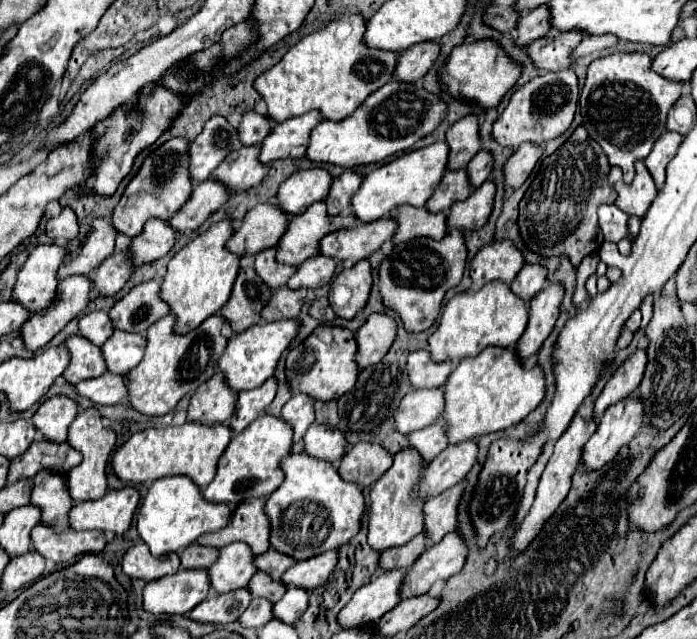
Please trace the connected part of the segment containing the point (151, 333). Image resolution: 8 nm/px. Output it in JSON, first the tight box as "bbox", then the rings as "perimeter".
{"bbox":[125,315,227,417],"perimeter":[[[173,315],[161,317],[147,329],[147,347],[141,363],[133,367],[125,379],[129,405],[147,417],[159,417],[171,413],[183,395],[189,395],[197,385],[205,383],[215,371],[221,353],[225,351],[227,341],[227,323],[221,315],[213,315],[201,323],[193,333],[175,335],[173,333]]]}

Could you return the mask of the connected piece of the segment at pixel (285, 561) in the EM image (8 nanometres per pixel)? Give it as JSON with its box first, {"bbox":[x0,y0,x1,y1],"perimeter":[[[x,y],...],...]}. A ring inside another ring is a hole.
{"bbox":[255,549,295,581],"perimeter":[[[273,549],[265,551],[261,557],[255,559],[255,567],[257,567],[259,571],[265,571],[265,573],[267,573],[269,577],[273,577],[275,581],[277,581],[277,579],[281,577],[281,573],[283,573],[285,569],[289,569],[293,563],[295,563],[293,557],[283,555],[283,553],[277,553],[277,551],[273,551]]]}

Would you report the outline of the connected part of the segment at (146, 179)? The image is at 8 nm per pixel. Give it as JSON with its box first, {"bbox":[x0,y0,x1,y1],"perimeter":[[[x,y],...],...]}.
{"bbox":[111,139,193,237],"perimeter":[[[171,139],[145,159],[139,173],[131,179],[127,185],[121,201],[117,203],[111,225],[129,237],[137,237],[141,233],[147,219],[169,219],[177,209],[189,199],[189,193],[193,191],[193,181],[189,181],[189,143],[185,139]]]}

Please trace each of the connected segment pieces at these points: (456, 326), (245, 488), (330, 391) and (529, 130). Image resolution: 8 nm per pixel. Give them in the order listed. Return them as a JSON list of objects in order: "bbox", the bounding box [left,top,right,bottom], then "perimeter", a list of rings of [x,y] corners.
[{"bbox":[429,281,527,363],"perimeter":[[[493,281],[479,291],[465,291],[455,295],[441,317],[437,331],[429,337],[429,353],[435,363],[459,361],[465,357],[479,355],[485,347],[515,347],[527,327],[527,305],[515,301],[511,289]]]},{"bbox":[201,413,293,507],"perimeter":[[[263,413],[257,421],[253,421],[253,425],[249,425],[249,429],[245,429],[245,433],[231,437],[227,449],[217,463],[215,479],[201,493],[205,501],[235,507],[249,497],[269,497],[269,493],[273,493],[273,489],[281,485],[279,461],[291,451],[291,435],[293,429],[289,429],[289,425],[281,421],[281,417],[271,417]]]},{"bbox":[285,327,359,401],"perimeter":[[[317,327],[303,343],[293,347],[287,355],[285,363],[285,375],[287,375],[287,385],[291,391],[305,393],[313,397],[315,401],[333,401],[345,395],[349,389],[353,389],[359,367],[355,363],[355,353],[357,353],[357,343],[355,337],[349,329],[341,327],[329,327],[331,337],[327,335],[327,327]]]},{"bbox":[493,69,579,149],"perimeter":[[[561,69],[561,71],[547,71],[529,81],[527,85],[519,87],[501,117],[493,123],[493,139],[501,147],[517,149],[521,143],[533,143],[537,147],[545,145],[551,139],[561,137],[573,123],[573,115],[579,101],[579,87],[577,87],[577,75],[573,69]]]}]

